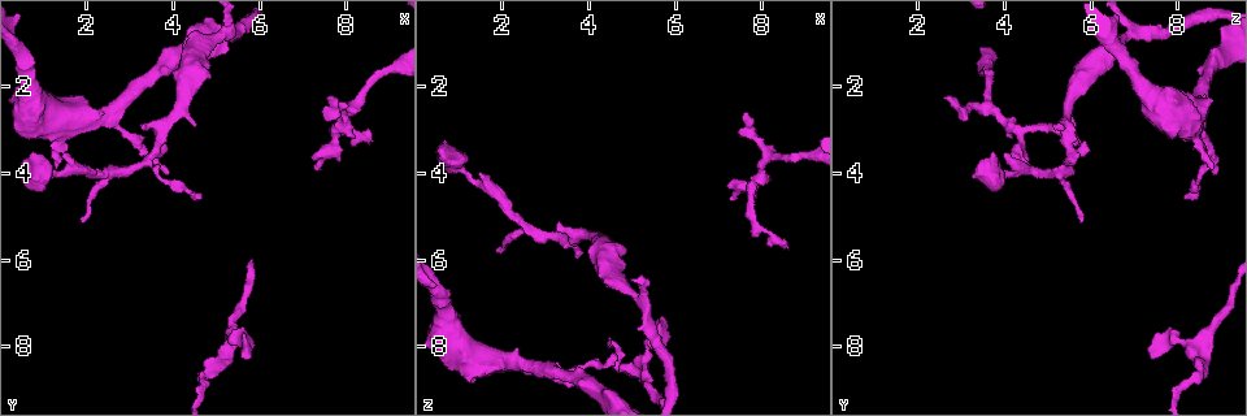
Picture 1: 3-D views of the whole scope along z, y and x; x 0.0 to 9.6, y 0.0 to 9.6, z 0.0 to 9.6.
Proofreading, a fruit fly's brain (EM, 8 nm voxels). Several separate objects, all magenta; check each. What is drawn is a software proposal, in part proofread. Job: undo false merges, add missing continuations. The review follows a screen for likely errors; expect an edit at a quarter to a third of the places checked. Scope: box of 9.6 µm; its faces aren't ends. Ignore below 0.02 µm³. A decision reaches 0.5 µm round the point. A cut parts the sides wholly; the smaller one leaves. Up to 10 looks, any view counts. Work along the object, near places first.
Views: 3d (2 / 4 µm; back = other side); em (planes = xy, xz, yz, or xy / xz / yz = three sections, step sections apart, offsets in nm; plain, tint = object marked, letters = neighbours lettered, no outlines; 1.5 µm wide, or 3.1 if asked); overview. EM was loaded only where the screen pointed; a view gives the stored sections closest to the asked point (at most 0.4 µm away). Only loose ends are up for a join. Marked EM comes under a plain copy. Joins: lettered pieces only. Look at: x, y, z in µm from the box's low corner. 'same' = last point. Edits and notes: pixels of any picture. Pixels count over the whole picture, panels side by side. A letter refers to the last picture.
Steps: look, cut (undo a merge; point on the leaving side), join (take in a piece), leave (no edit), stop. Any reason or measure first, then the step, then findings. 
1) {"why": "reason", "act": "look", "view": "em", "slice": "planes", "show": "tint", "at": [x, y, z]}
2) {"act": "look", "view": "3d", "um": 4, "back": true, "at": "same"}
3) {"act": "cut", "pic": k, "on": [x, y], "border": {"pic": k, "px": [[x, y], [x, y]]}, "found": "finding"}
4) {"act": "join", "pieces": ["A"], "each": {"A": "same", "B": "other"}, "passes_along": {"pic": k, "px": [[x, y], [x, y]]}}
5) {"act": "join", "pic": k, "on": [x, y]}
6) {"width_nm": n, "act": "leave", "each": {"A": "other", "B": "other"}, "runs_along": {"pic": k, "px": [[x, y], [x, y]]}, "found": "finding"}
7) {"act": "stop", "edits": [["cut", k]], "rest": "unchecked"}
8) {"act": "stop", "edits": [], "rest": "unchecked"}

{"why": "three arms meet", "act": "look", "view": "em", "slice": "xz", "step": 4, "show": "tint", "at": [7.70, 3.00, 4.25]}

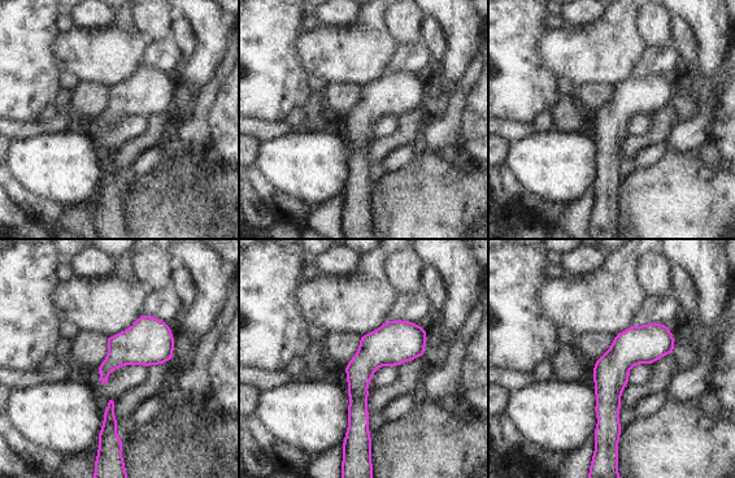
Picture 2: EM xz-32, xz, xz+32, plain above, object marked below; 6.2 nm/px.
{"why": "another direction", "act": "look", "view": "em", "slice": "planes", "show": "letters", "at": "same"}

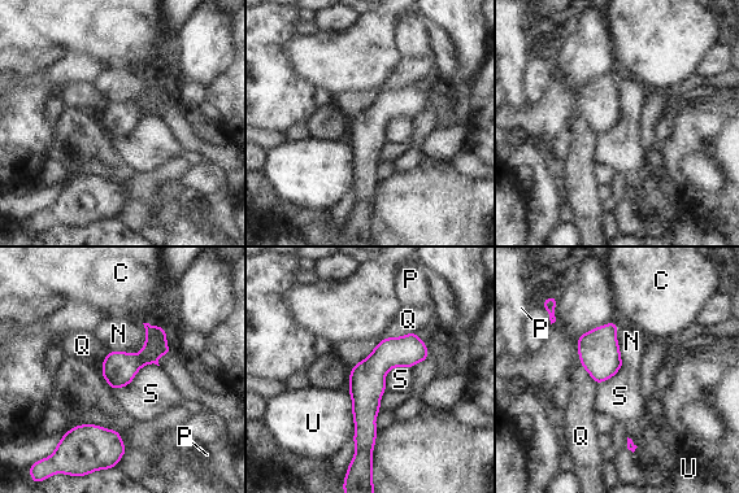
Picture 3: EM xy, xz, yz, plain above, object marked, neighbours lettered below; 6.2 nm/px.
{"longest_contact_nm": ["Q", 460], "act": "leave", "each": {"C": "other", "N": "other", "P": "other", "Q": "other", "S": "other", "U": "other"}, "found": "continuous, no second neuron"}

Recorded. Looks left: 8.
{"why": "an open end", "act": "look", "view": "em", "slice": "planes", "show": "letters", "at": [5.75, 8.25, 7.45]}

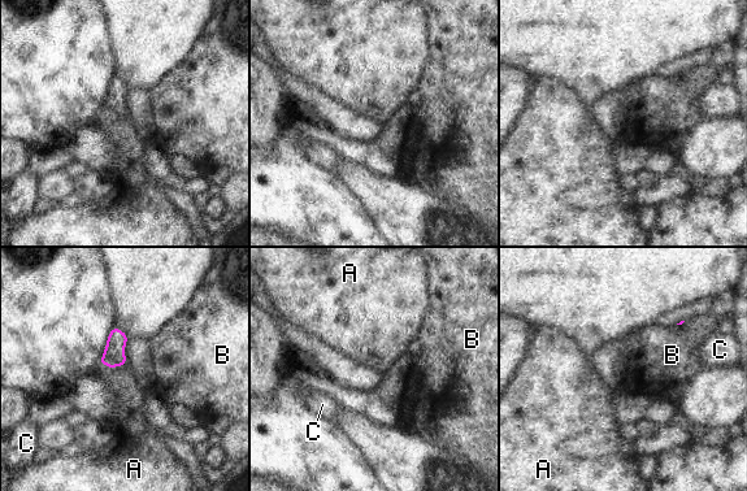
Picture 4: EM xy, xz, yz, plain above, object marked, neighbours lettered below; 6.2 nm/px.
{"act": "leave", "each": {"A": "other", "B": "other", "C": "other"}, "border": {"pic": 4, "px": [[99, 363], [111, 368], [126, 364]]}, "found": "none of them fits"}

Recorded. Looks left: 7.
{"why": "tapers out", "act": "look", "view": "em", "slice": "xz", "step": 8, "show": "tint", "at": [4.60, 4.55, 8.20]}

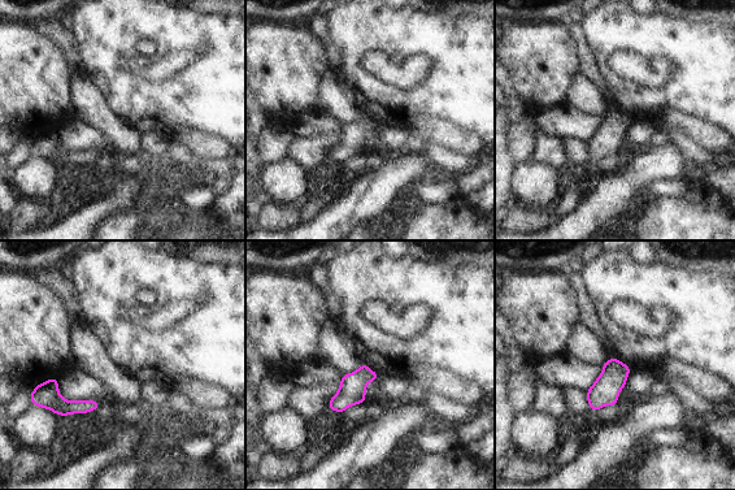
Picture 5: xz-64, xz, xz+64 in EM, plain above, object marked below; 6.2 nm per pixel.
{"why": "see the neighbours", "act": "look", "view": "em", "slice": "xz", "step": 8, "show": "letters", "at": "same"}

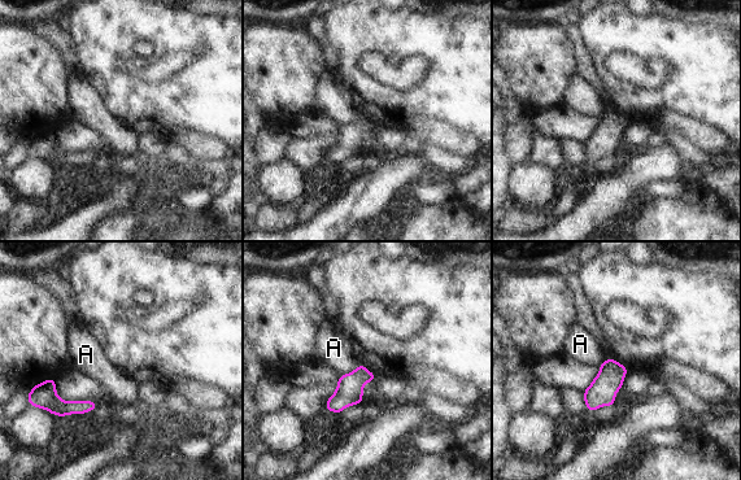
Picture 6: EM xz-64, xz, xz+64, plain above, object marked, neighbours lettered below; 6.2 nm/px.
{"act": "leave", "each": {"A": "other"}, "border": {"pic": 6, "px": [[360, 363], [353, 370], [340, 375]]}, "found": "none of them fits"}

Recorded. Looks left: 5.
{"act": "look", "view": "3d", "um": 4, "at": [9.05, 1.60, 3.65]}

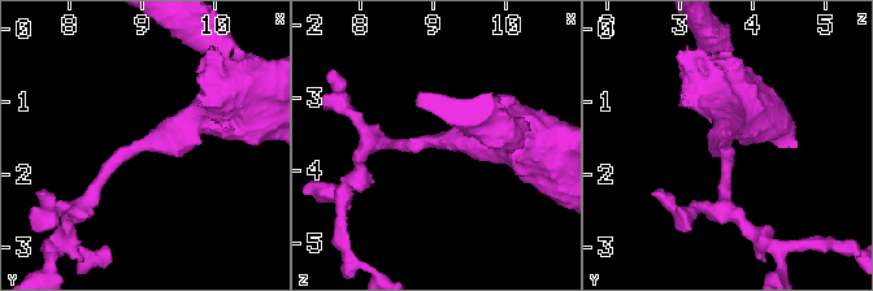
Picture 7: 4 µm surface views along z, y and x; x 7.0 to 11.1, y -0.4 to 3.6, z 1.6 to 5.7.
{"act": "look", "view": "em", "slice": "planes", "show": "tint", "at": [9.10, 1.65, 3.60]}

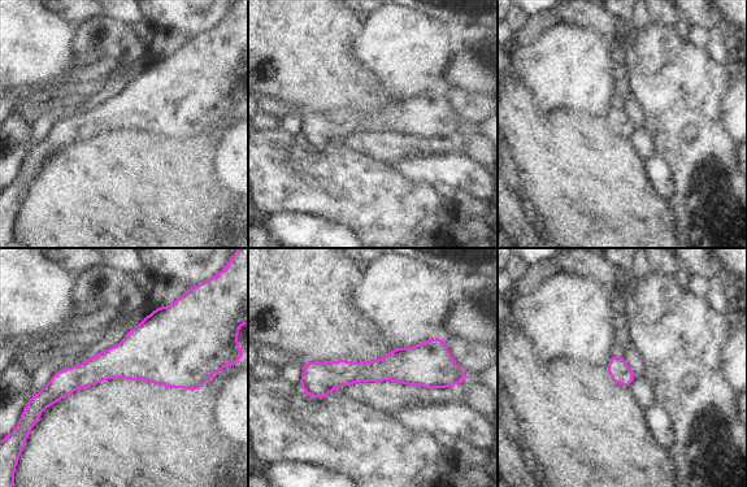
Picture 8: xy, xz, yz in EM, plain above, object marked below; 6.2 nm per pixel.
{"act": "look", "view": "em", "slice": "planes", "show": "letters", "at": "same"}

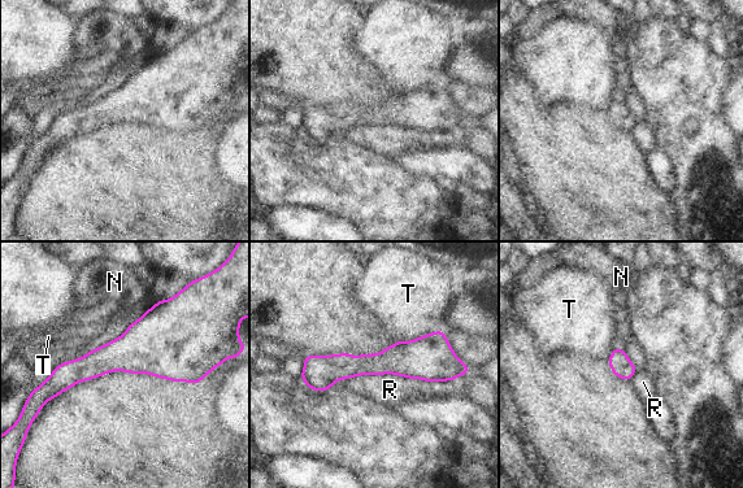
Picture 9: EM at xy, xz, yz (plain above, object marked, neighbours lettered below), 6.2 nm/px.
{"longest_contact_nm": ["R", 500], "act": "leave", "each": {"N": "other", "R": "other", "T": "other"}, "border": {"pic": 9, "px": [[348, 378], [396, 374], [429, 383]]}, "found": "all the same neuron"}

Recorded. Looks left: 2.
{"act": "stop", "edits": [], "rest": "unchecked"}

